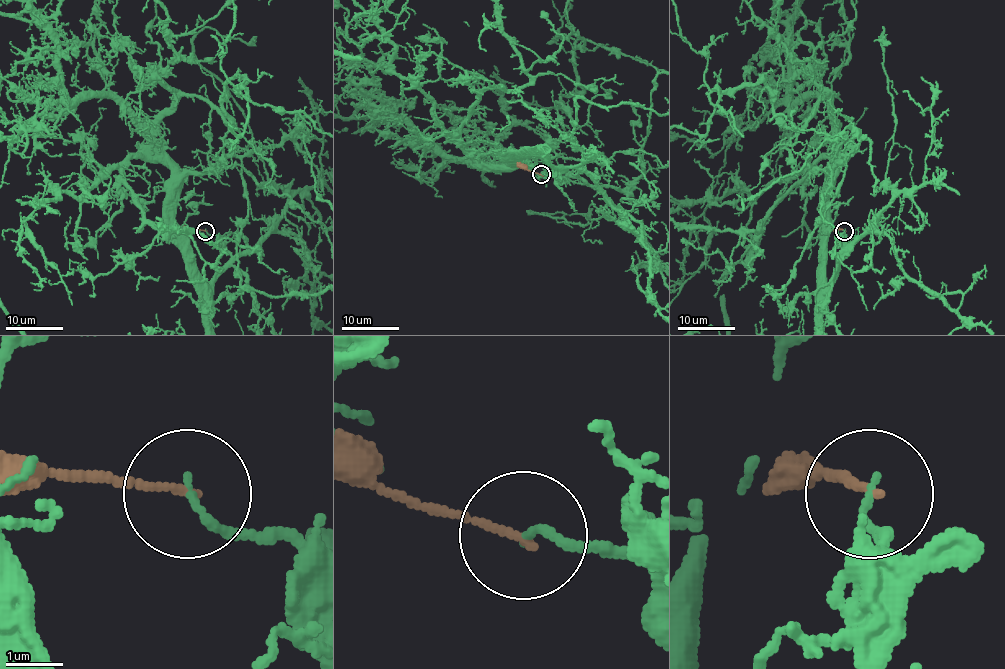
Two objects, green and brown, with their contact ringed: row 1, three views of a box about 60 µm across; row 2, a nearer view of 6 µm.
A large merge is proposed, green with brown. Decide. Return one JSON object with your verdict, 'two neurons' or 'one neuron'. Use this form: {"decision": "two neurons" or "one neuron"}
{"decision": "two neurons"}

